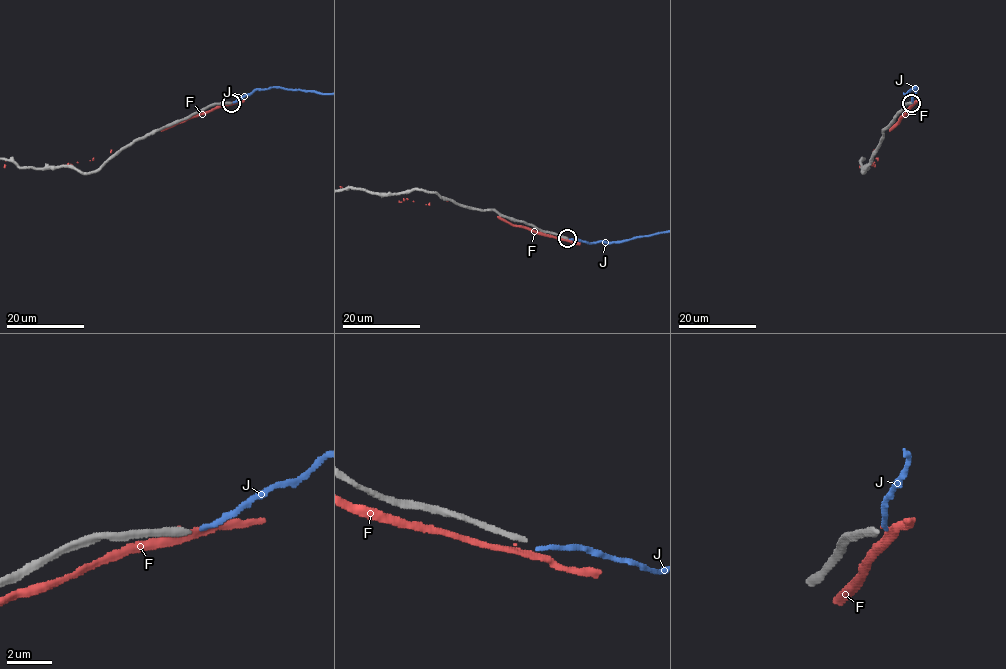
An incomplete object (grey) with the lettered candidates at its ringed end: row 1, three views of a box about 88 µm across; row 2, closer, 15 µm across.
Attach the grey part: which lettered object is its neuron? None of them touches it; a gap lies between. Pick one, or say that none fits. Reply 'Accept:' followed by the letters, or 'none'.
Accept: none

